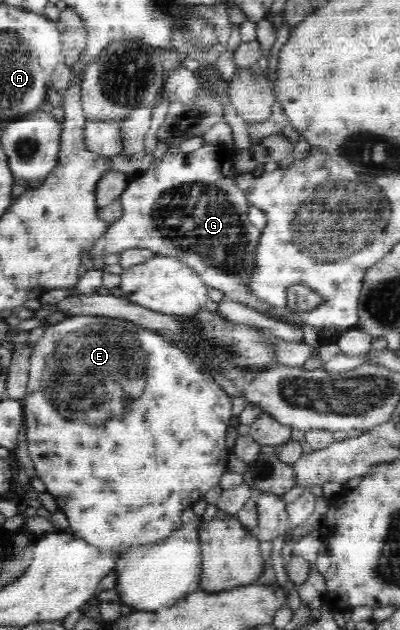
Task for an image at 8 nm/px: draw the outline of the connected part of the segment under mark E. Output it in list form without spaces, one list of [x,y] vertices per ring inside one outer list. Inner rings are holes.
[[[66,316],[56,324],[48,324],[41,338],[34,344],[30,358],[27,396],[23,398],[28,451],[36,476],[44,482],[46,491],[55,499],[58,510],[67,516],[68,528],[73,535],[83,537],[95,547],[115,549],[116,555],[120,557],[133,546],[149,546],[169,538],[173,530],[177,530],[182,524],[183,508],[192,507],[211,488],[220,484],[220,478],[228,470],[228,456],[231,453],[225,445],[225,435],[232,417],[232,398],[207,371],[195,365],[191,357],[164,335],[131,321],[107,316]]]

